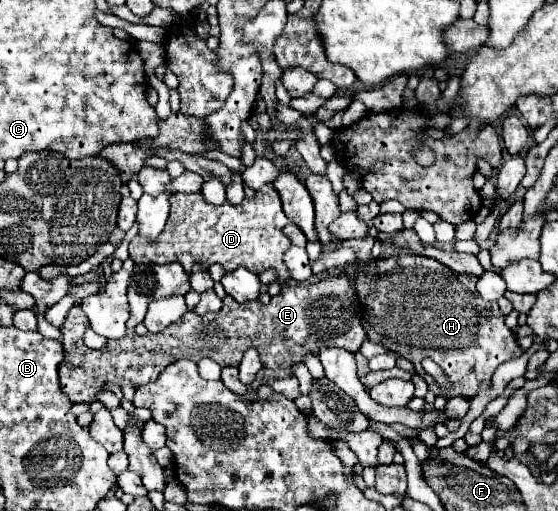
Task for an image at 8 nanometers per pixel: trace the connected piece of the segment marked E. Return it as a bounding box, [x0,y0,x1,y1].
[58,275,368,403]

